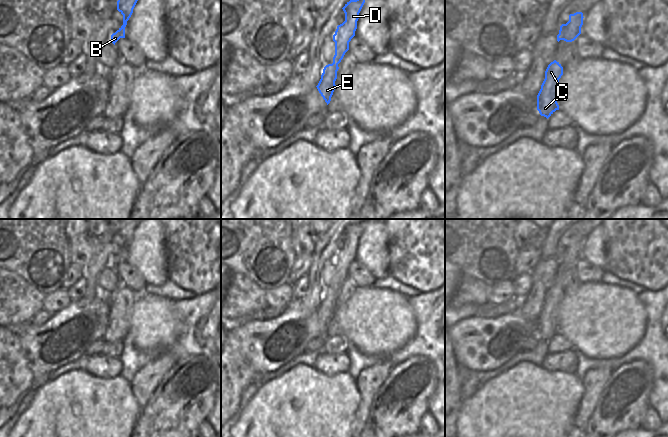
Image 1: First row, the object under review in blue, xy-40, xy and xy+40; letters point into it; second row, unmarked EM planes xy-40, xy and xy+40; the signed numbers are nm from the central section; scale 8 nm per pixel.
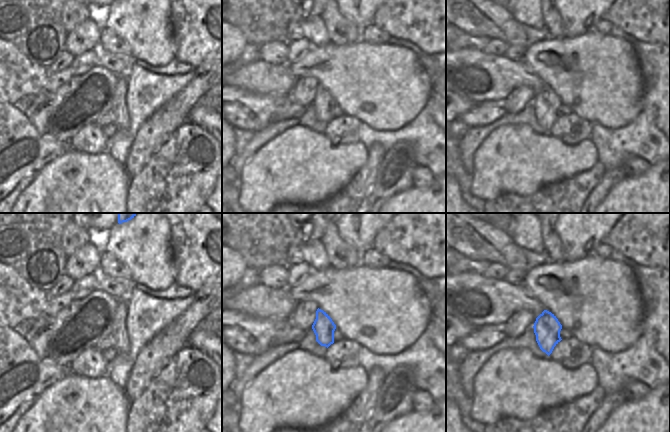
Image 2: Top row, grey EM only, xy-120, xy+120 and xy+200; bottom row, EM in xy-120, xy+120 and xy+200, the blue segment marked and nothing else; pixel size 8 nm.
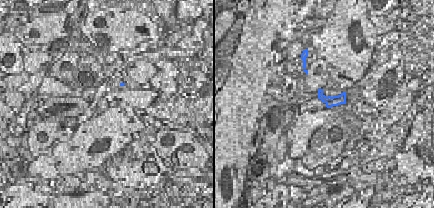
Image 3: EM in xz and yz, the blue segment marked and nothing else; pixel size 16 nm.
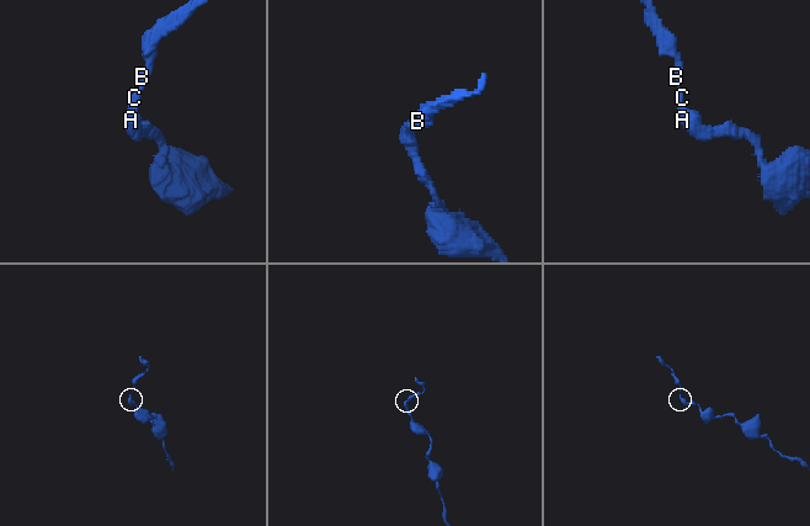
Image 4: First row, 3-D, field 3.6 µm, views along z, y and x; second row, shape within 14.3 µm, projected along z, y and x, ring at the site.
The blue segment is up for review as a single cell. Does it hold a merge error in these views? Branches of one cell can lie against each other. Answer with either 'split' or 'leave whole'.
leave whole

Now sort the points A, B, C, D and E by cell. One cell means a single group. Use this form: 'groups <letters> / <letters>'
groups A B C D E

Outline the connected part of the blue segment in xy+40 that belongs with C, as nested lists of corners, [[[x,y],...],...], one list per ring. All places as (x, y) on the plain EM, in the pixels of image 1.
[[[556,284],[551,286],[545,295],[545,303],[537,319],[537,334],[541,340],[547,343],[556,334],[559,334],[557,327],[557,311],[562,299],[563,291]]]

